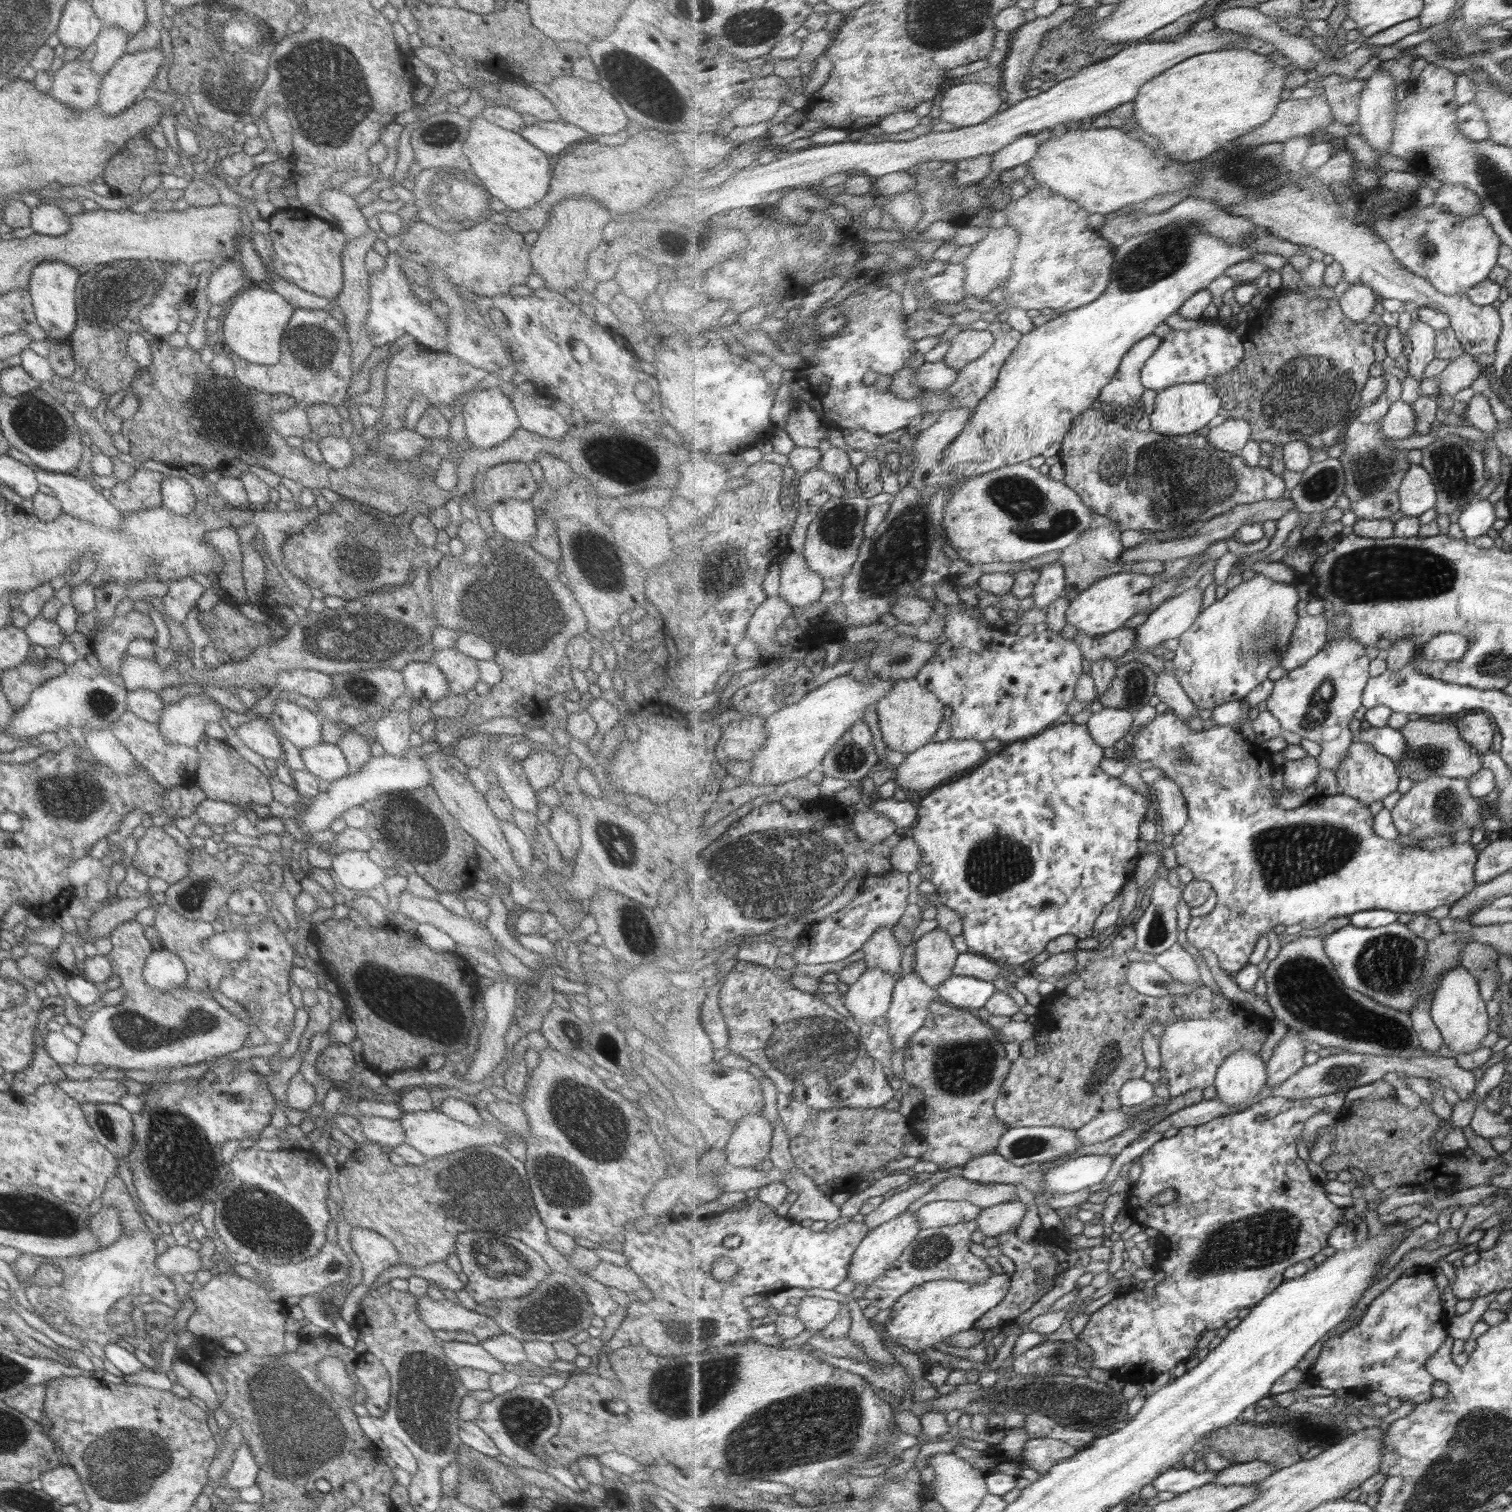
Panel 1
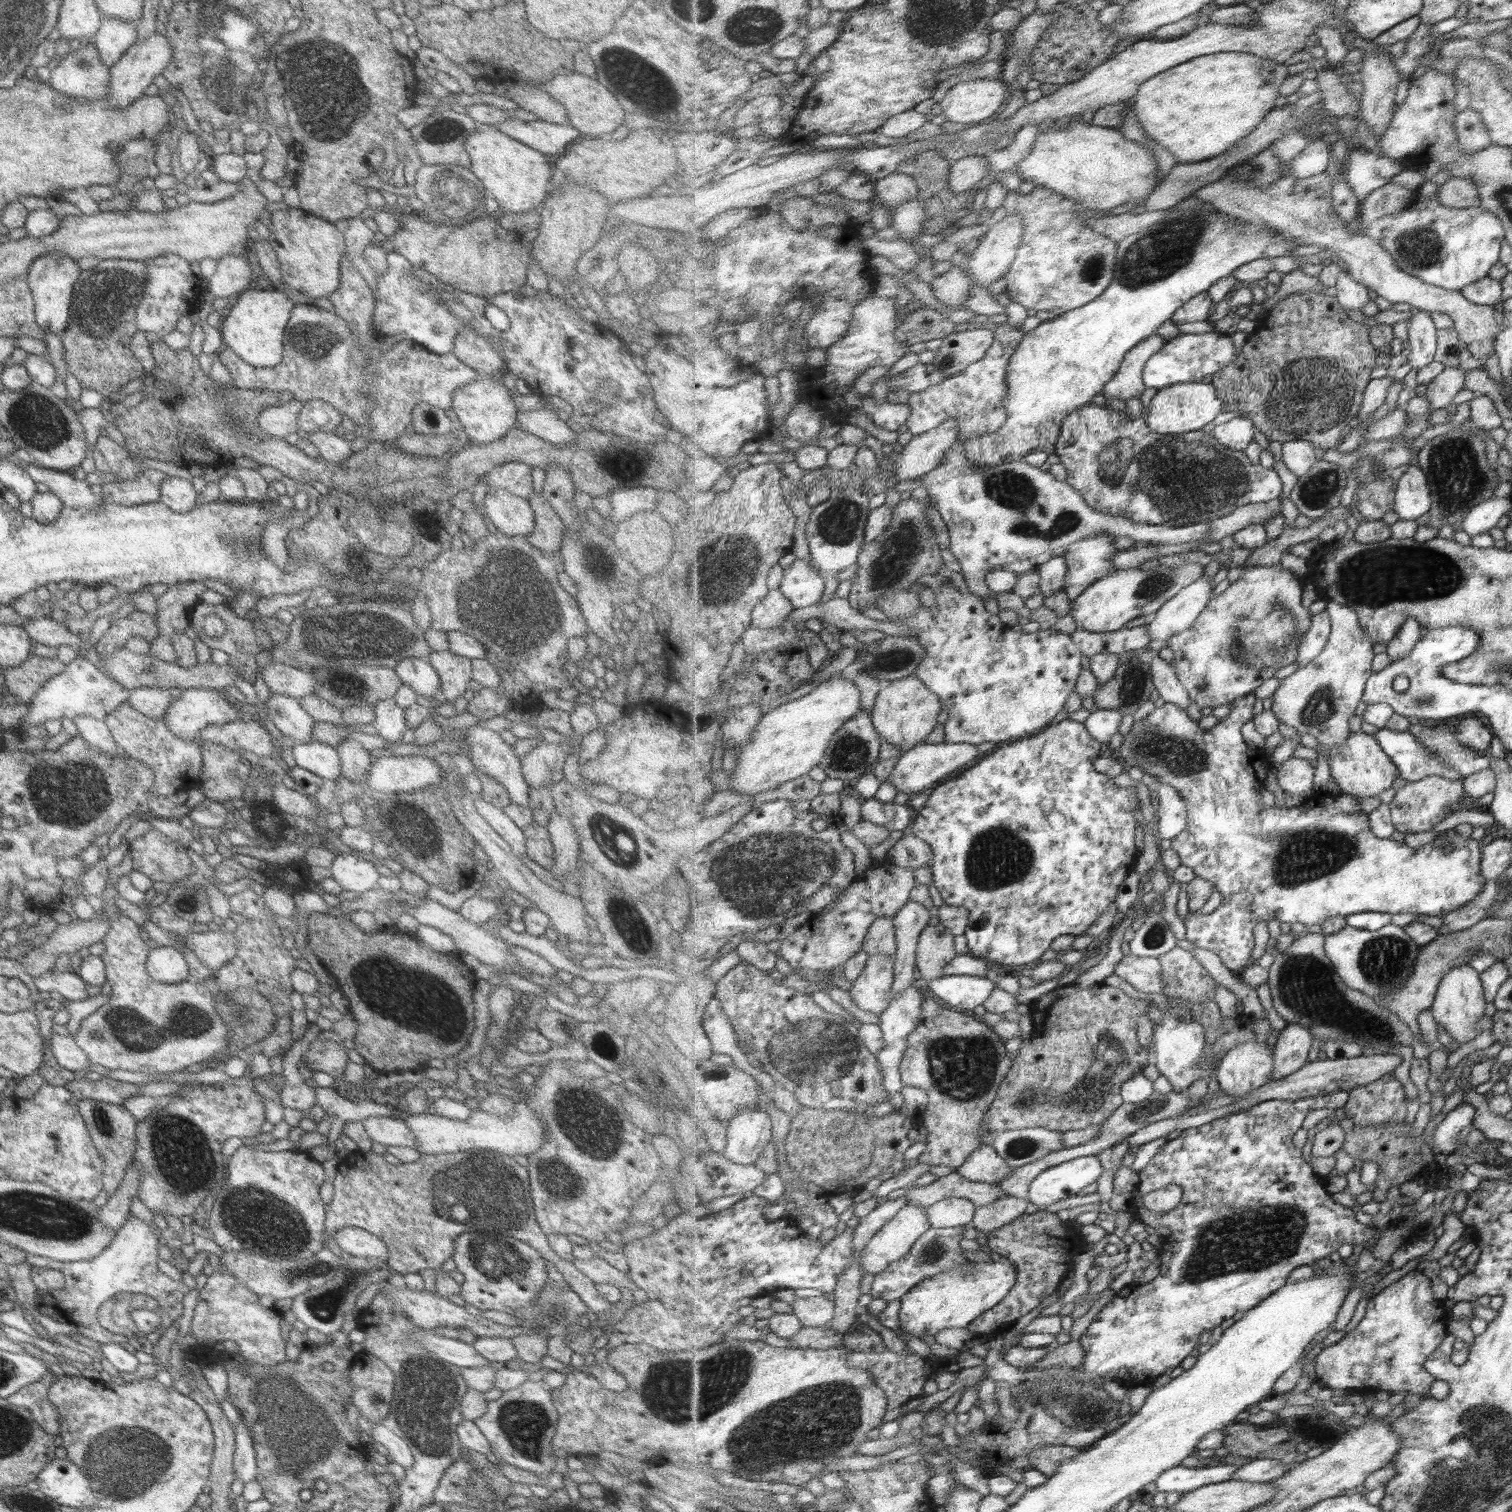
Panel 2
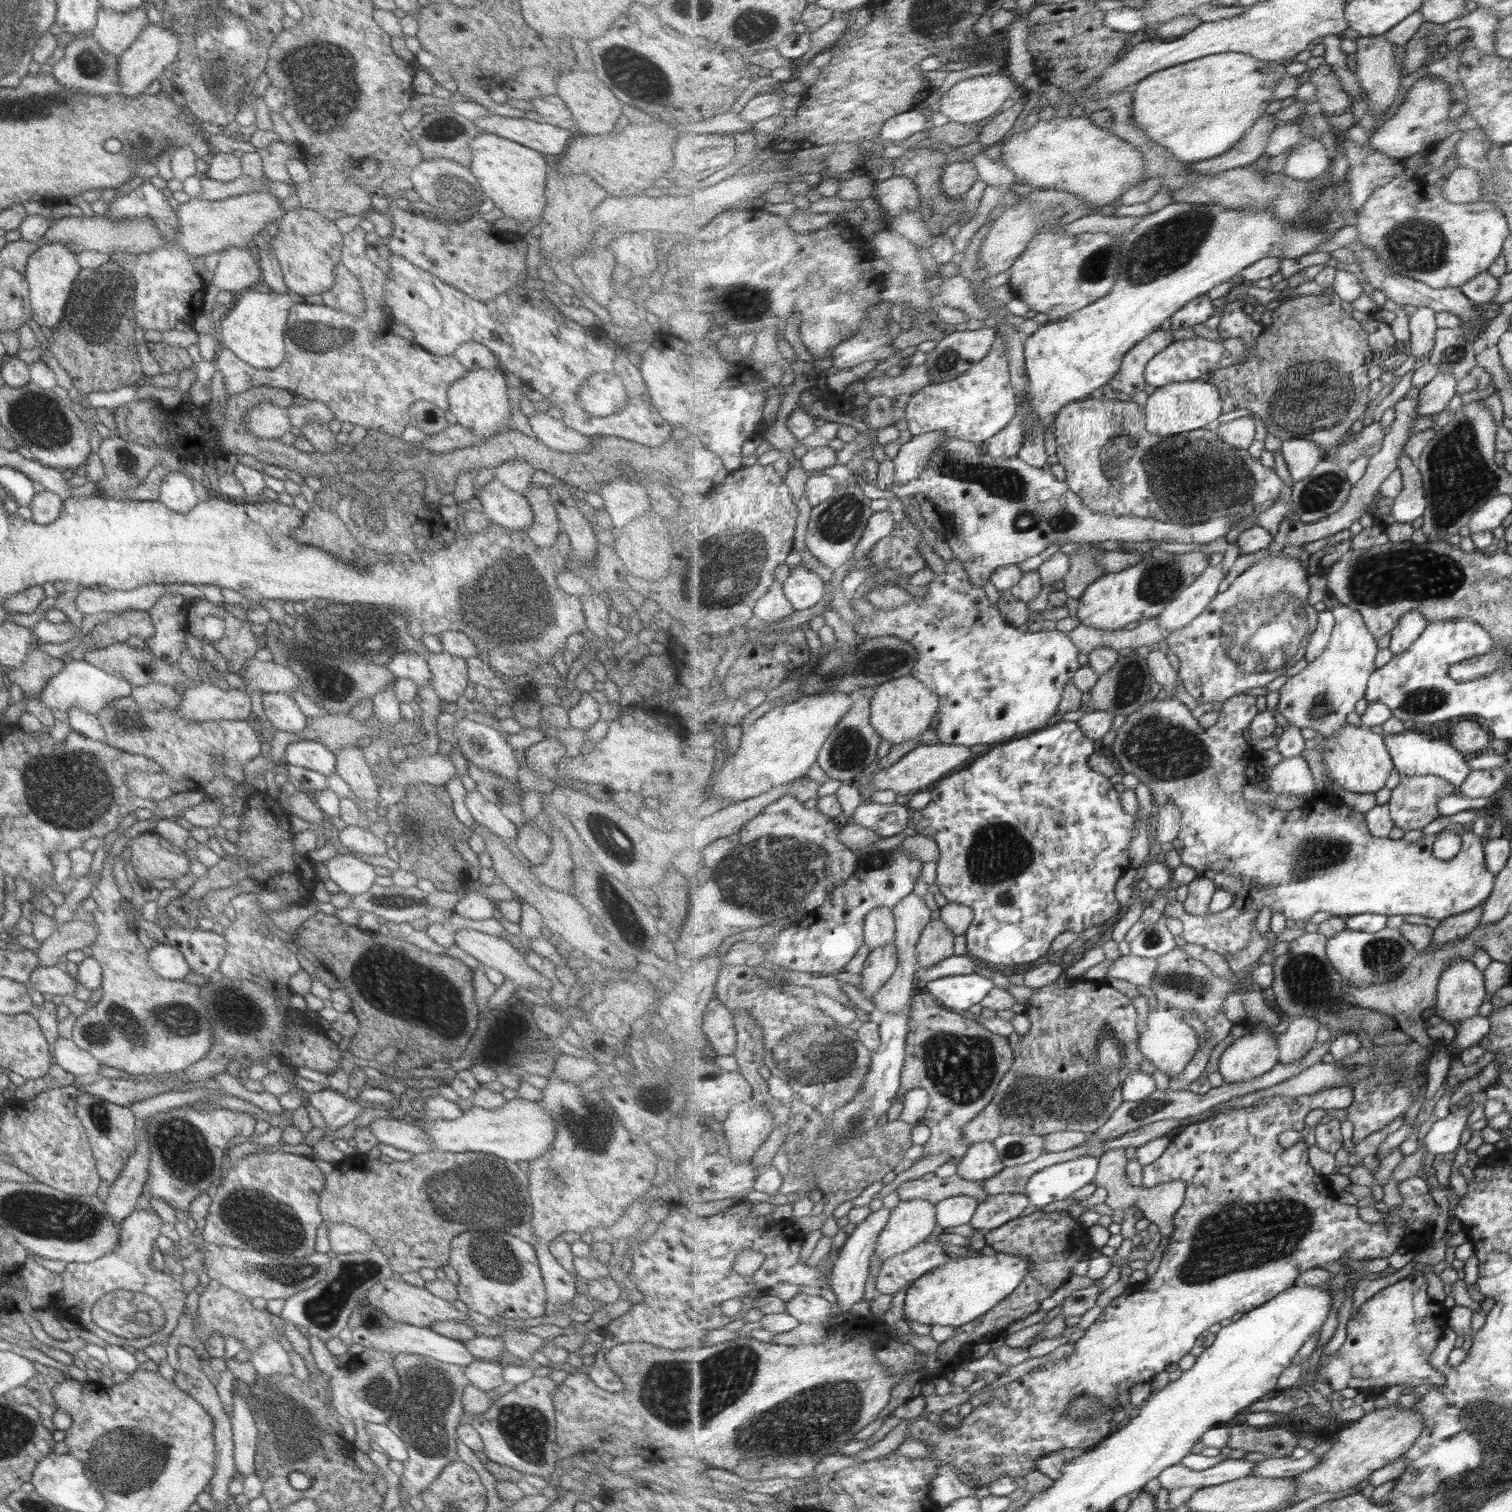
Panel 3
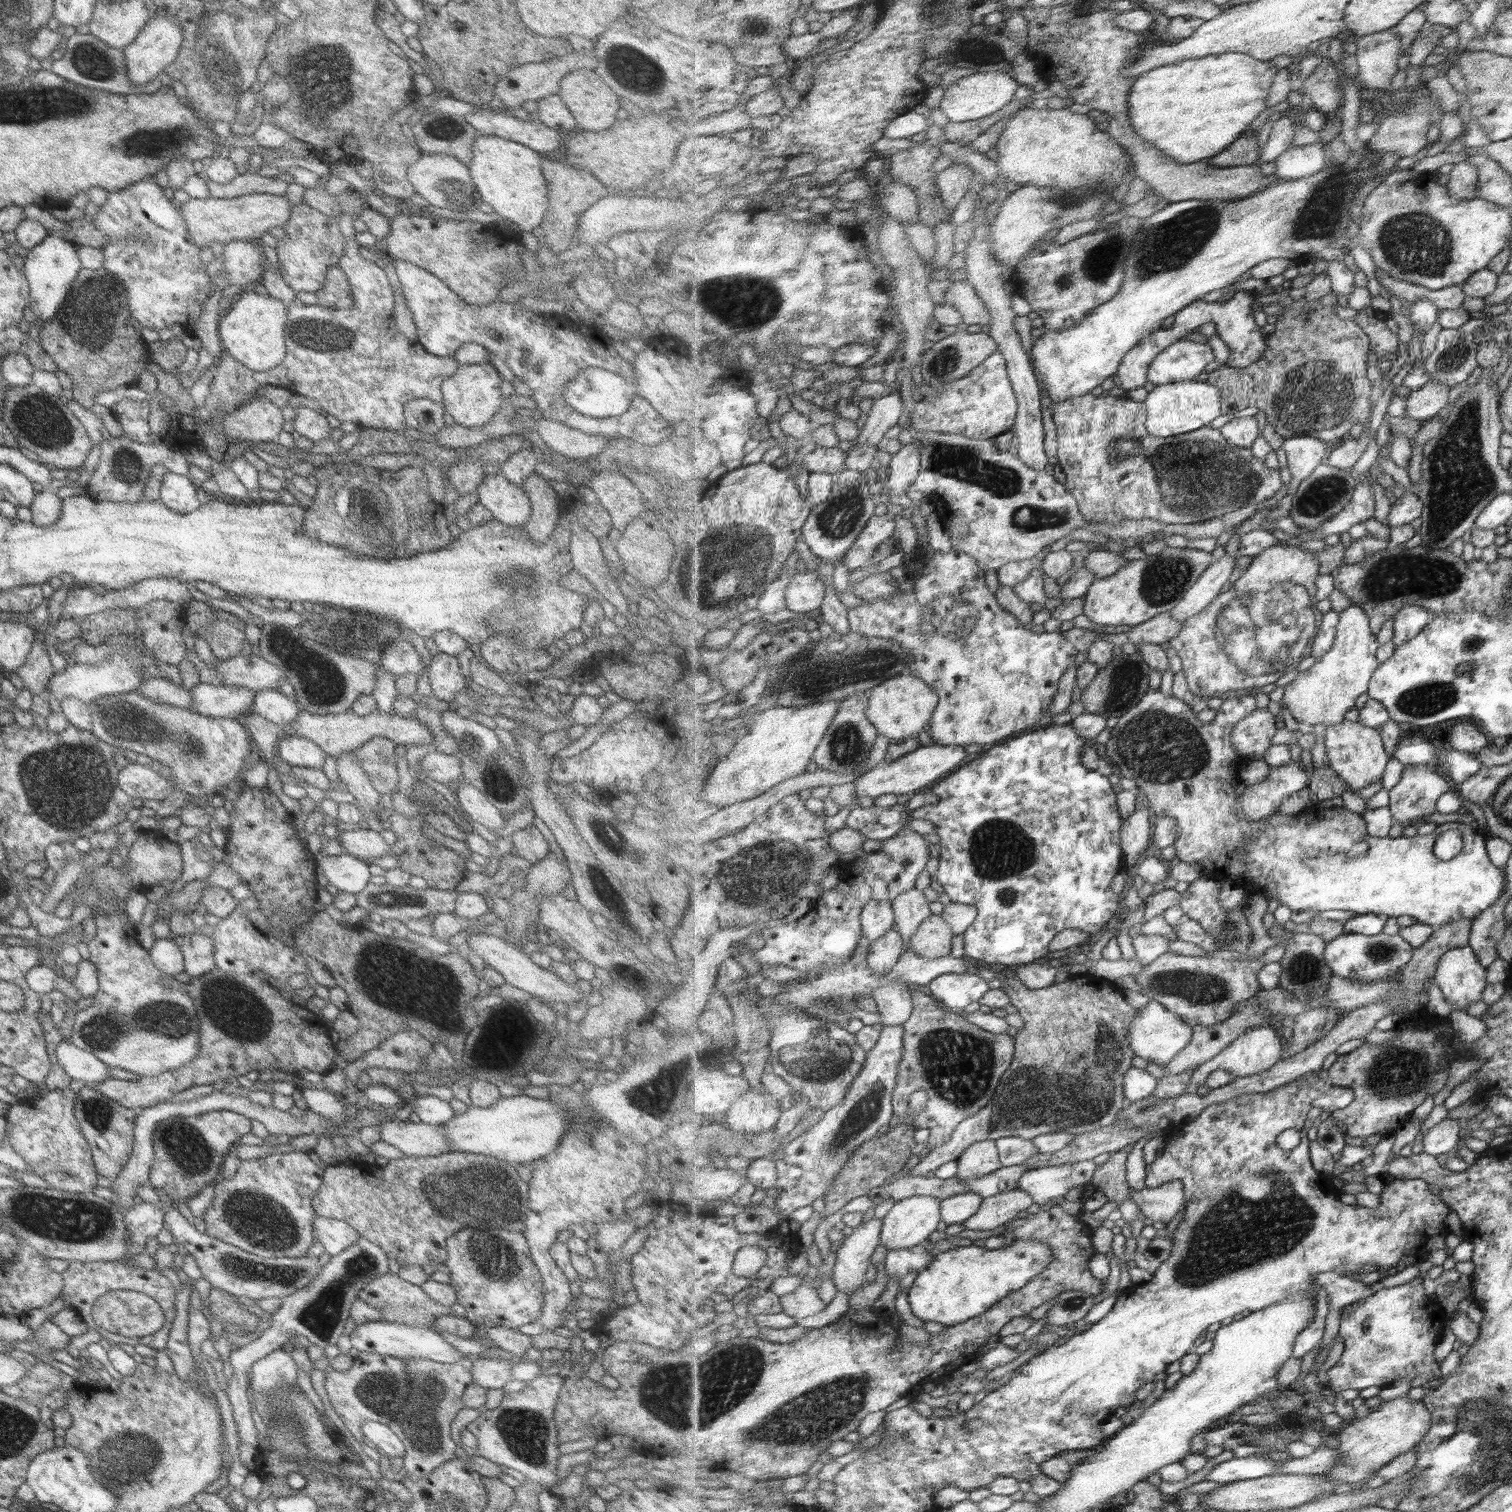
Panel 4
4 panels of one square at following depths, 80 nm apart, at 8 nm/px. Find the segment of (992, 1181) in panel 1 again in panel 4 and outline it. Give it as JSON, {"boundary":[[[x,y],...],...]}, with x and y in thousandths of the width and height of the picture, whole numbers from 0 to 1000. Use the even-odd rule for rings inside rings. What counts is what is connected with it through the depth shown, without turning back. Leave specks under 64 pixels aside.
{"boundary":[[[650,755],[642,757],[633,769],[633,778],[636,780],[649,779],[663,772],[659,755]]]}

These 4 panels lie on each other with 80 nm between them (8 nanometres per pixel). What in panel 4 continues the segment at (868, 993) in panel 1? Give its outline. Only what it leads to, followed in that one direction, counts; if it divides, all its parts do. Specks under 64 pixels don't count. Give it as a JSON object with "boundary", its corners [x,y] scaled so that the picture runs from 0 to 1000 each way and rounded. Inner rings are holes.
{"boundary":[[[591,612],[589,616],[586,616],[584,620],[577,623],[575,626],[575,630],[573,636],[575,641],[579,646],[585,646],[591,642],[595,634],[598,630],[599,624],[594,614]]]}

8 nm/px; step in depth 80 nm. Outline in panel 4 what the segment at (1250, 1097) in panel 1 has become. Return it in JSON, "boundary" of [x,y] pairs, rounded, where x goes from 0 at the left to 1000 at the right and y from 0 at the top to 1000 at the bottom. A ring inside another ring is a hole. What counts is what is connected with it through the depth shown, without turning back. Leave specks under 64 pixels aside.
{"boundary":[[[845,679],[830,679],[817,687],[812,693],[808,695],[802,701],[796,702],[793,706],[790,707],[787,712],[784,723],[792,722],[792,718],[797,718],[798,713],[804,708],[811,708],[817,712],[827,712],[837,709],[841,705],[849,700],[849,692],[850,687],[846,683]]]}

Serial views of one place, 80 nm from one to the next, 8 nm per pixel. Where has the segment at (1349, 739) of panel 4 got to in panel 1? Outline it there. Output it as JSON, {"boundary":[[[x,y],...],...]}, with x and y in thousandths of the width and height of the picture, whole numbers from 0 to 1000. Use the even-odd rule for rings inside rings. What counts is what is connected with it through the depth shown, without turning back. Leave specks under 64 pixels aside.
{"boundary":[[[896,490],[892,496],[891,502],[883,509],[884,520],[887,525],[894,526],[900,530],[908,532],[925,522],[927,513],[925,505],[916,499],[912,498],[906,491]]]}

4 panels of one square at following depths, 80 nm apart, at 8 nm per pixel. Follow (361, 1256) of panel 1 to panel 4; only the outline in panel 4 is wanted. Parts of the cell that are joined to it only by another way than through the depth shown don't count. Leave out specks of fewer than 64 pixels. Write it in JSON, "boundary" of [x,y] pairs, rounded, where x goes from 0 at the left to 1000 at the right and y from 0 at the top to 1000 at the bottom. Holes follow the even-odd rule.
{"boundary":[[[210,803],[207,804],[206,816],[207,816],[208,821],[212,823],[215,829],[218,829],[218,831],[228,827],[229,825],[235,822],[237,817],[236,815],[228,808],[213,806]]]}

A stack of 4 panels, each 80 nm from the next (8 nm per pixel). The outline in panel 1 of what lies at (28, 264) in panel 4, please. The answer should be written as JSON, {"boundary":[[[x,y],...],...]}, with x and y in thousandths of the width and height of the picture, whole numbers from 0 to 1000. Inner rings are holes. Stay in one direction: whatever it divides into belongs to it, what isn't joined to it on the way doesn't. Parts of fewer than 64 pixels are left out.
{"boundary":[[[38,173],[26,174],[21,179],[17,192],[20,196],[23,213],[30,220],[30,225],[42,226],[47,222],[50,212],[49,192],[52,185],[52,181],[50,177]]]}

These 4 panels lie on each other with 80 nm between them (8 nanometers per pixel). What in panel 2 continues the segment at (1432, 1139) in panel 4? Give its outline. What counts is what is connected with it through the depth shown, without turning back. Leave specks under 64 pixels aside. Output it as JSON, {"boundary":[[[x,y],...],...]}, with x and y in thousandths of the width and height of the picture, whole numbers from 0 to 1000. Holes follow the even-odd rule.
{"boundary":[[[966,729],[962,733],[958,735],[956,739],[949,745],[948,753],[950,760],[960,767],[965,750],[975,743],[976,739],[976,731],[970,729]]]}

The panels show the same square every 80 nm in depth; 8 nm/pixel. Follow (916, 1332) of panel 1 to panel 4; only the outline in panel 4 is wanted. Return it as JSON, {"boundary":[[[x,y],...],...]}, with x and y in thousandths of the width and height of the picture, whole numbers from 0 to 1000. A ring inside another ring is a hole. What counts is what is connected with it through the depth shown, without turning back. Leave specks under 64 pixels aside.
{"boundary":[[[673,821],[668,824],[653,827],[651,824],[637,824],[622,828],[618,831],[618,834],[606,844],[601,854],[601,860],[605,871],[610,873],[617,873],[624,877],[642,873],[653,868],[663,858],[678,852],[684,844],[688,843],[696,833],[696,826],[687,821]]]}

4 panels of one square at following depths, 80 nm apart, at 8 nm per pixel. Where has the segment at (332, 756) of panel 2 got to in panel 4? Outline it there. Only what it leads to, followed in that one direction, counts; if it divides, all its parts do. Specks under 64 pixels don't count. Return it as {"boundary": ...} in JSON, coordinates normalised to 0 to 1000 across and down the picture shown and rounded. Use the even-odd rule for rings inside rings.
{"boundary":[[[186,487],[183,492],[184,493],[183,504],[192,506],[192,507],[212,509],[217,501],[202,488]]]}

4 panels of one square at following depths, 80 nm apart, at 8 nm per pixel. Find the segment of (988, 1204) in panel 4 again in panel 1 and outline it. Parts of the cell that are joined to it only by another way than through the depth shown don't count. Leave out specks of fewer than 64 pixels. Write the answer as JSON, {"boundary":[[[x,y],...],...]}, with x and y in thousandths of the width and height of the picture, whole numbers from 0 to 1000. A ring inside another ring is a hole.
{"boundary":[[[673,793],[649,800],[646,808],[647,810],[649,815],[652,818],[658,819],[674,812],[678,803],[679,803],[679,798]]]}

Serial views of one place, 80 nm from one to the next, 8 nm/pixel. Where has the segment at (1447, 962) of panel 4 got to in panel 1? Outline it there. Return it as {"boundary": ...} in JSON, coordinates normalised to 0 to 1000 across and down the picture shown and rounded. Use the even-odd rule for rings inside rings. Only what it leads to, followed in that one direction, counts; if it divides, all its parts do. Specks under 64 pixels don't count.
{"boundary":[[[964,639],[956,644],[947,661],[947,673],[952,680],[955,690],[964,696],[972,697],[979,693],[982,685],[985,684],[985,671],[983,661],[980,659],[978,646],[974,646],[972,642]]]}

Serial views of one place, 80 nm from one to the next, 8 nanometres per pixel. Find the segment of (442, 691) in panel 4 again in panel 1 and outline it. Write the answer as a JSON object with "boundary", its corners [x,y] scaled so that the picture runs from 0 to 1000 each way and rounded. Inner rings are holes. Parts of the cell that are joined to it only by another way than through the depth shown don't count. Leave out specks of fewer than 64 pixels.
{"boundary":[[[300,428],[286,431],[284,438],[296,450],[297,460],[307,460],[316,450],[315,437]]]}

